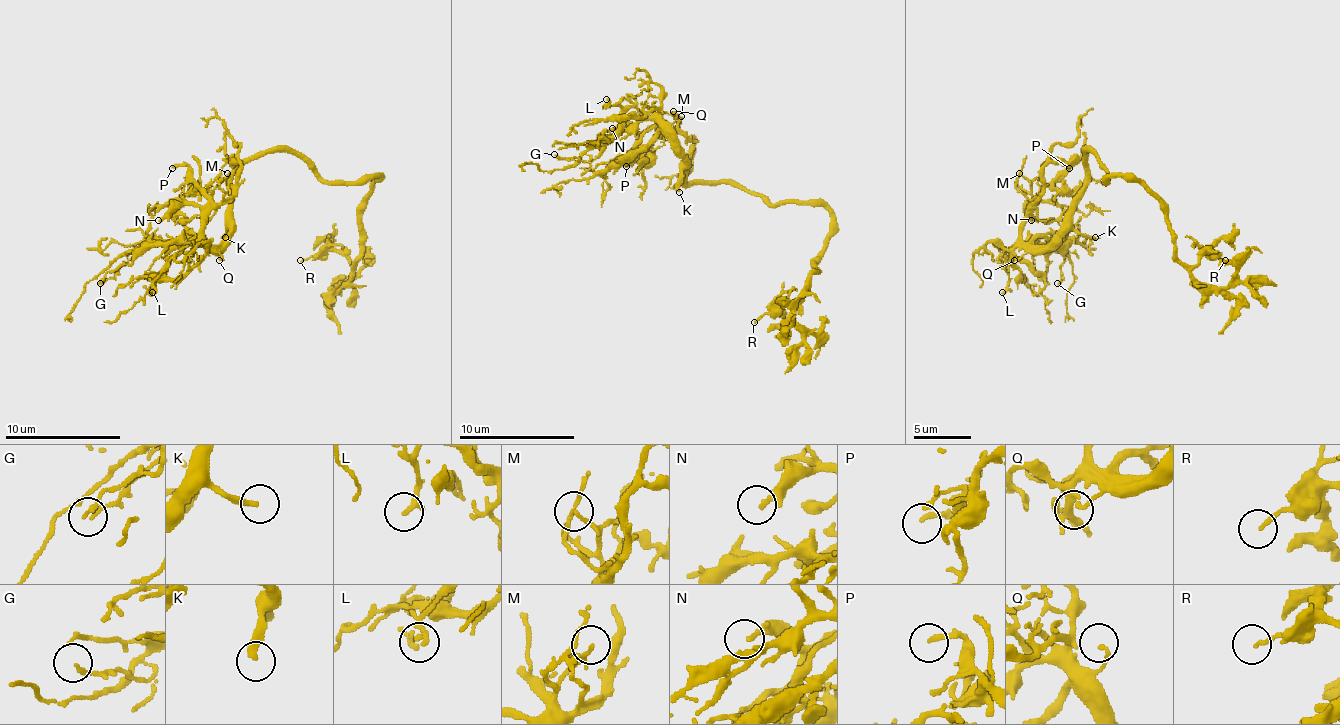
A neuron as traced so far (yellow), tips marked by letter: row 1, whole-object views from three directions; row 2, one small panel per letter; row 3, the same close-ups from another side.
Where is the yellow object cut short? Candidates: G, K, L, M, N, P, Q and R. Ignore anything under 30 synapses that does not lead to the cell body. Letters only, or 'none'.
K

